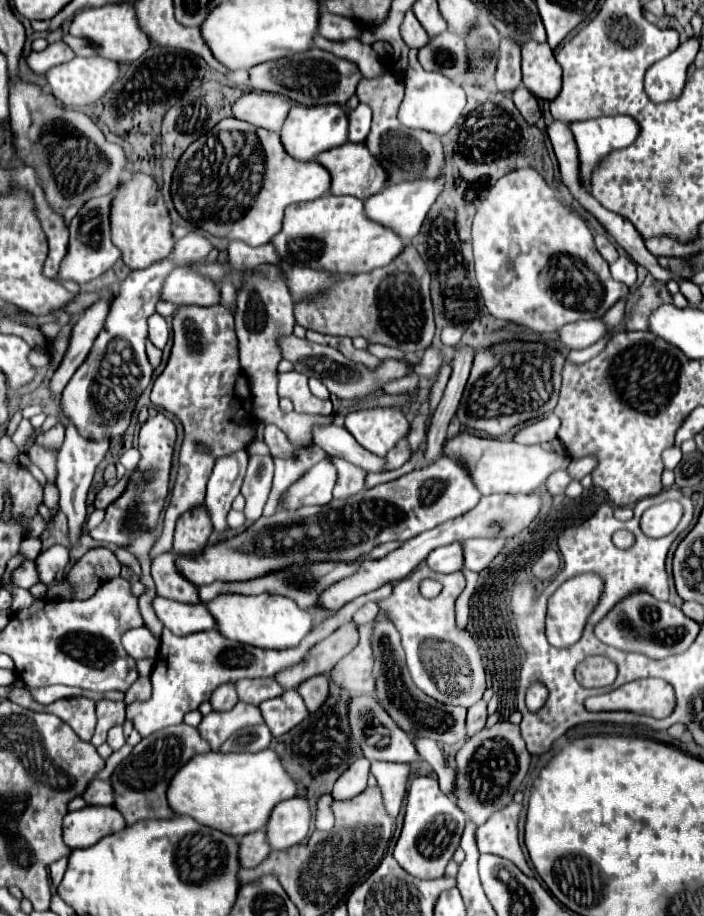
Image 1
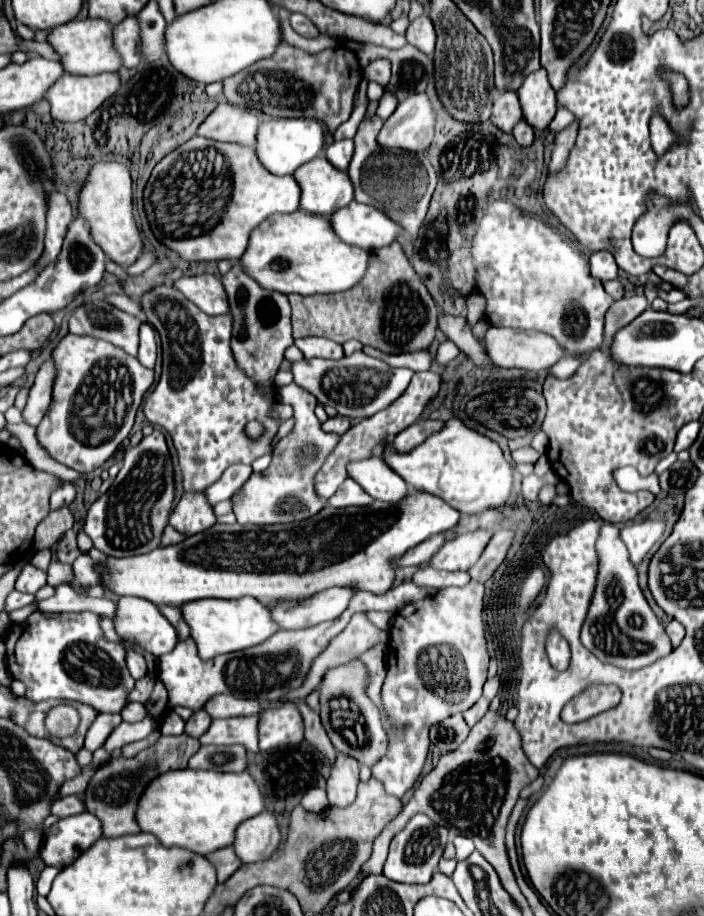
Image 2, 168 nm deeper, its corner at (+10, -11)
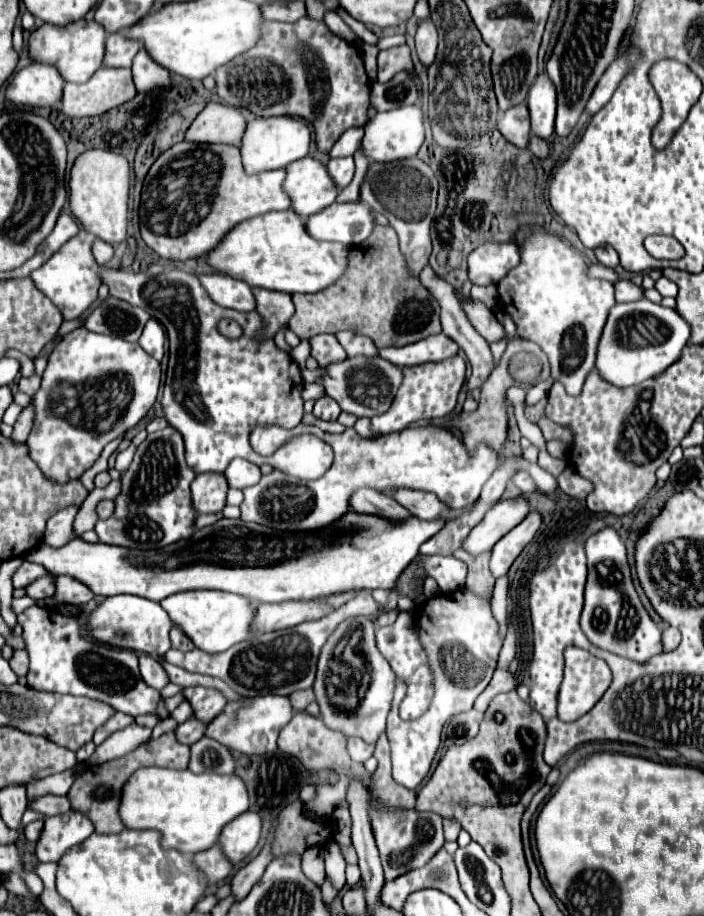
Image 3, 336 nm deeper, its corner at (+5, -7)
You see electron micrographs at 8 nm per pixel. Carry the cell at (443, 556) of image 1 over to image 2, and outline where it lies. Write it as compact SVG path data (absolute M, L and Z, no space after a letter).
M471 532L467 536L459 536L459 540L443 544L441 550L429 560L429 566L435 570L465 572L479 560L489 538L489 532Z

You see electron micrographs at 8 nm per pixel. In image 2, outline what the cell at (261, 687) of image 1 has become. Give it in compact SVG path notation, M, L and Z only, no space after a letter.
M219 694L213 696L203 710L209 712L211 718L231 718L231 716L253 716L259 714L261 702L259 700L247 700L247 698L237 698L231 694Z

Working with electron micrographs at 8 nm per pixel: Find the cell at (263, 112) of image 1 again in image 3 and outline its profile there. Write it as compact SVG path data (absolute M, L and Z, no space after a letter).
M206 104L186 130L186 140L202 144L232 144L238 146L246 128L246 118L238 108L224 104Z

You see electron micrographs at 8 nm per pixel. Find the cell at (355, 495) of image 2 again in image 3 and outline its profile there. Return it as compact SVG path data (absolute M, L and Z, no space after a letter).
M362 488L360 492L356 492L350 504L352 504L352 510L358 514L372 514L388 520L406 520L412 516L392 496L376 490L368 490L368 488Z

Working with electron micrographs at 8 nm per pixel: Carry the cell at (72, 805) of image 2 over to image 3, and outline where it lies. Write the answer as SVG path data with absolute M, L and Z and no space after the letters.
M40 796L40 798L34 798L28 802L28 810L34 810L38 814L44 814L44 816L56 816L56 814L64 814L70 810L70 804L68 804L68 798L66 796Z

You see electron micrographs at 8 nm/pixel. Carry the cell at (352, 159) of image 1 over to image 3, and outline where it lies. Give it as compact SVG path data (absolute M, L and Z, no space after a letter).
M310 156L288 164L284 192L292 200L292 210L302 218L324 210L338 196L338 188L332 184L326 166Z

